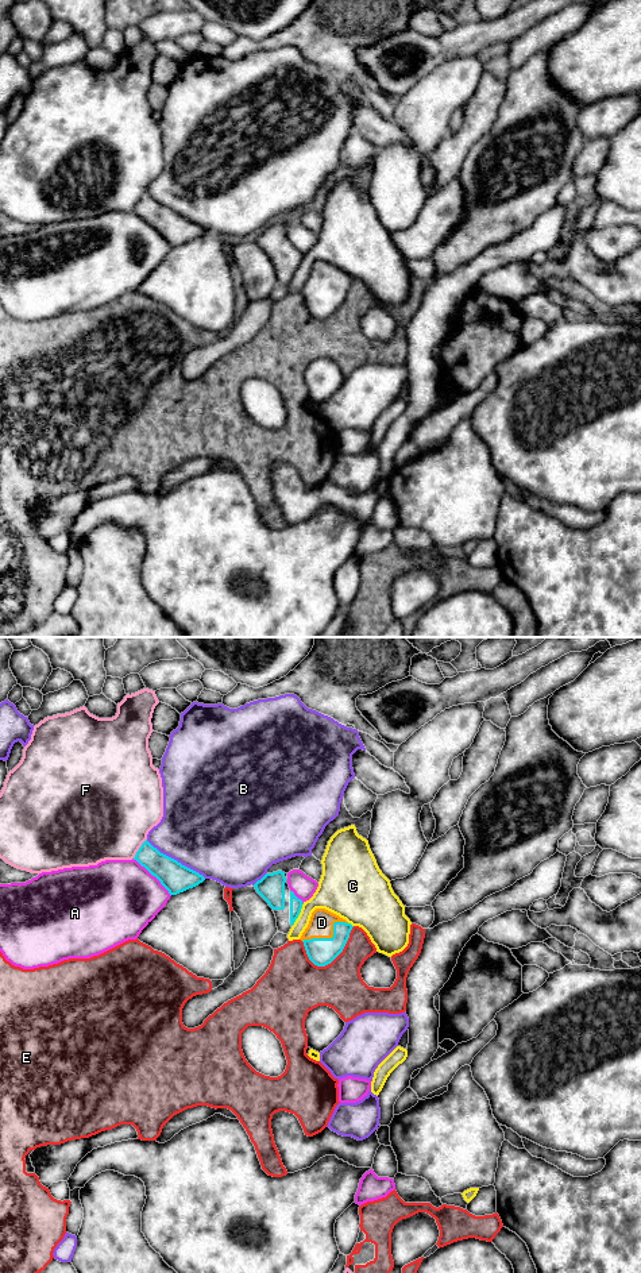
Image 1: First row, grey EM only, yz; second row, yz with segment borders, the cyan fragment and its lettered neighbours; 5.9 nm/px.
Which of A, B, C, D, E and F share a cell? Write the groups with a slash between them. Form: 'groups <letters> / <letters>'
groups A / B / C / D / E / F

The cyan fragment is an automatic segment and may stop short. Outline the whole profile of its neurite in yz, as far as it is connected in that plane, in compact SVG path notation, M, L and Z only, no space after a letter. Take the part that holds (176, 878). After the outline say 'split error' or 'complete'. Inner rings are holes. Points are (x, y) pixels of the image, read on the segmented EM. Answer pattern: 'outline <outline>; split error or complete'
outline M147 840L142 844L134 860L155 876L170 895L184 892L205 880L198 872L161 853Z; complete

